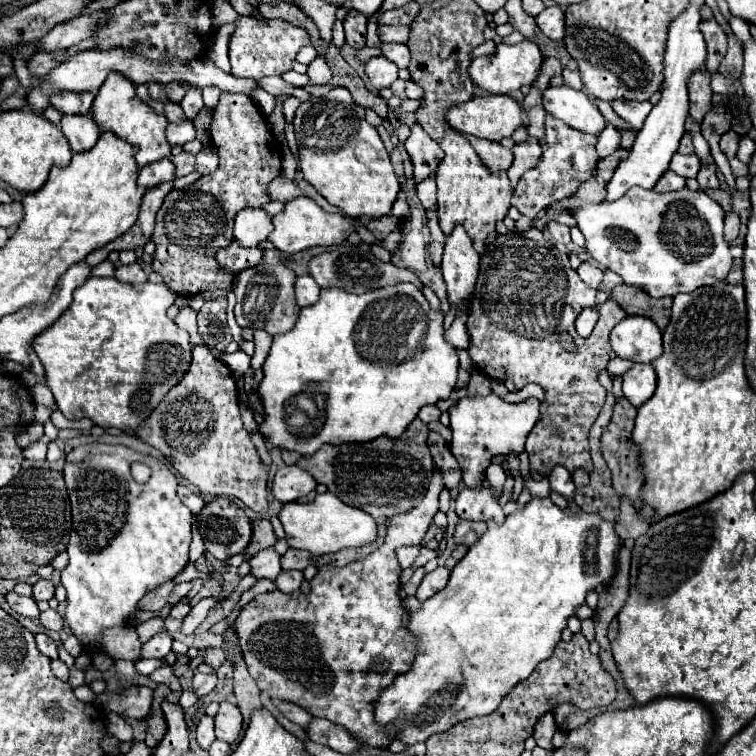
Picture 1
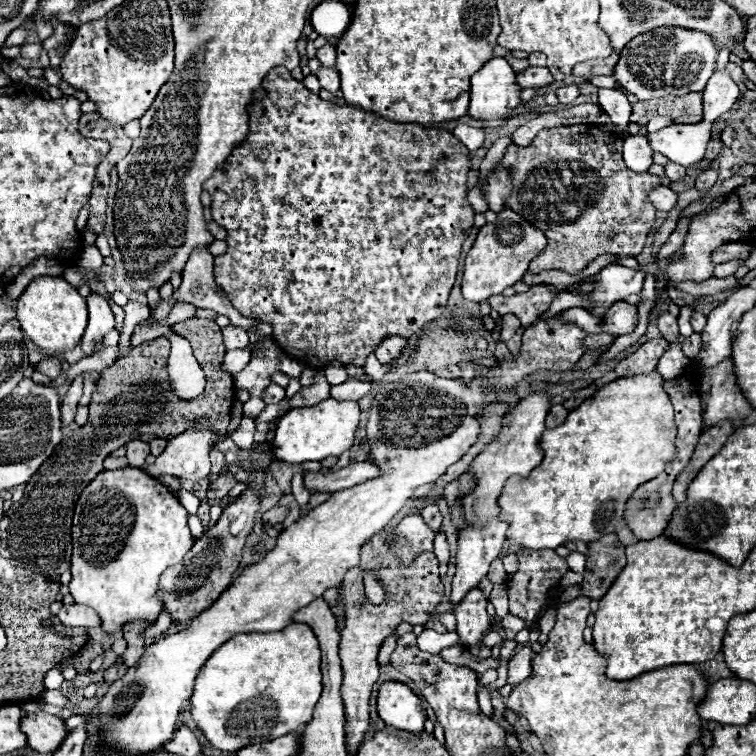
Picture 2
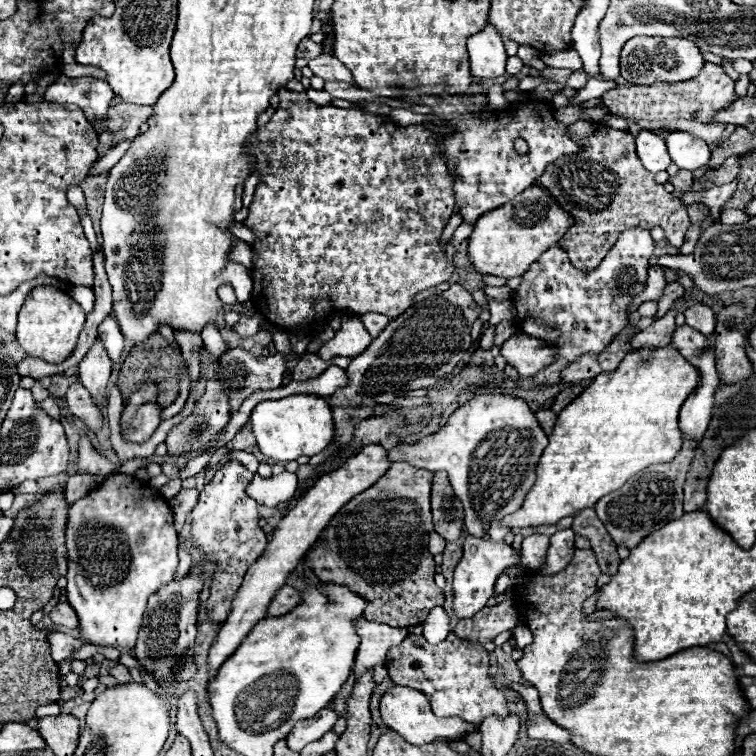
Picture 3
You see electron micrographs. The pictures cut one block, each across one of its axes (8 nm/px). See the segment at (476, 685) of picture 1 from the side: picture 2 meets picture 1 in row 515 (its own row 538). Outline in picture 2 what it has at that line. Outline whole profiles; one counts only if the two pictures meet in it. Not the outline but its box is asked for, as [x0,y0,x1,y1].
[498,372,676,550]

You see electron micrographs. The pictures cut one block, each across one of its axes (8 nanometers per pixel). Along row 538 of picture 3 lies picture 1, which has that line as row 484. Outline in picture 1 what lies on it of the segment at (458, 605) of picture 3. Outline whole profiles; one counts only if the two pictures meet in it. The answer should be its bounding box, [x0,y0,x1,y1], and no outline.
[450,394,540,488]

